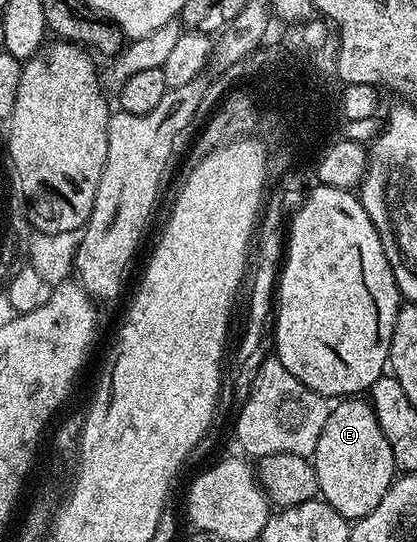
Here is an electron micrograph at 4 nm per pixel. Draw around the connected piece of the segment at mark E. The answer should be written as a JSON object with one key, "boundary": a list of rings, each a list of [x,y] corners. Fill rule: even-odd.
{"boundary":[[[360,396],[337,401],[329,409],[326,424],[322,424],[322,436],[318,436],[318,448],[310,461],[318,476],[319,497],[349,520],[374,512],[378,500],[386,496],[398,474],[390,440],[386,440],[378,424],[372,403]]]}

